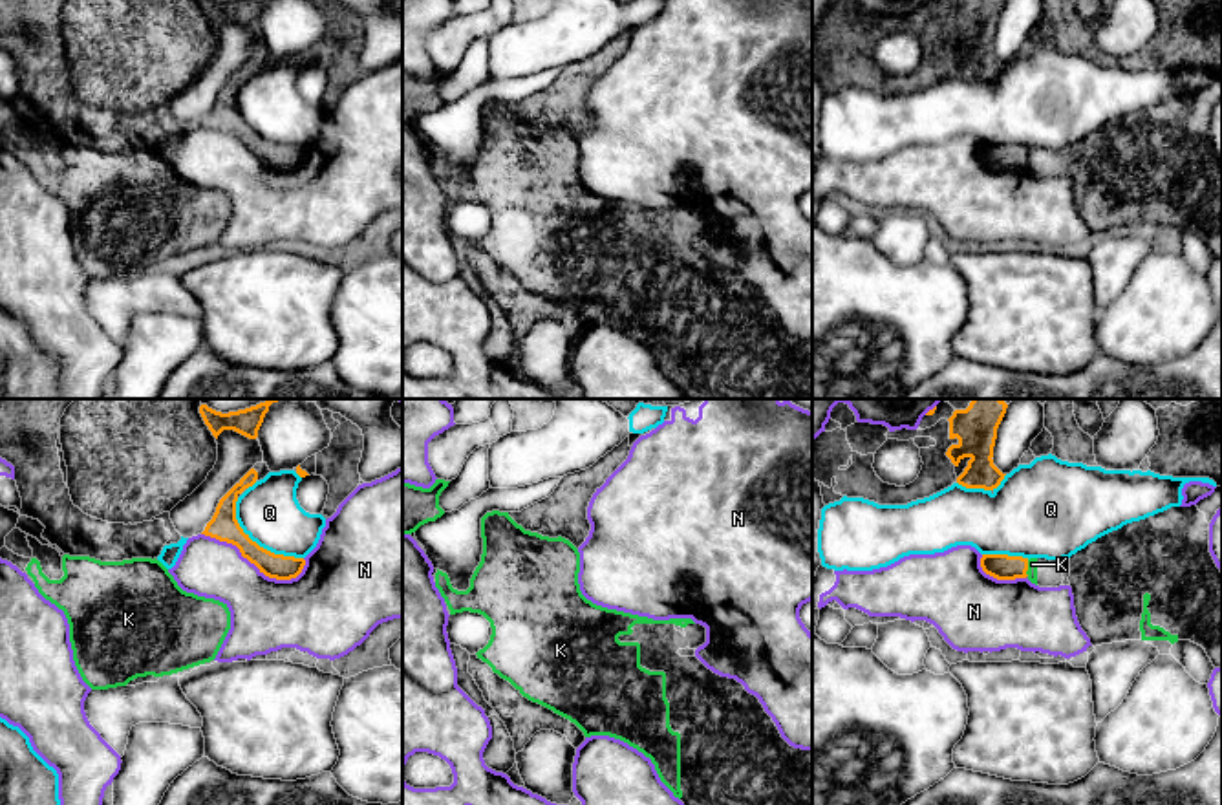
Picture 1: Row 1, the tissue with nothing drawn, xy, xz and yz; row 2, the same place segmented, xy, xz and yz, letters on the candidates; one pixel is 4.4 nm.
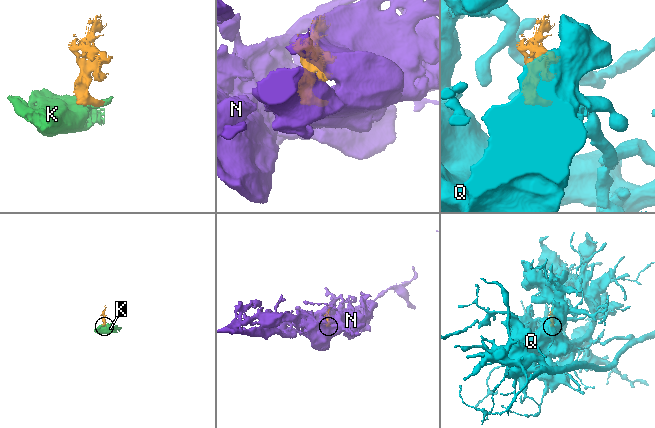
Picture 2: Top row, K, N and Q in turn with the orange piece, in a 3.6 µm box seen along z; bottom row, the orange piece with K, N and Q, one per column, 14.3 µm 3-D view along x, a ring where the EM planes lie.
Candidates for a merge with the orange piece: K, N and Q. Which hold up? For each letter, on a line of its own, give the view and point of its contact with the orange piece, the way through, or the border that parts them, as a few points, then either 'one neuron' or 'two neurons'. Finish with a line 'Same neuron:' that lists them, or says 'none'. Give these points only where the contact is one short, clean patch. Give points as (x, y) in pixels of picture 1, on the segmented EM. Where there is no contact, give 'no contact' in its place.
K: contact yz (1027, 568); border yz (1029, 560), (1027, 575); two neurons
N: contact xy (255, 564); two neurons
Q: contact xy (255, 542); two neurons
Same neuron: none

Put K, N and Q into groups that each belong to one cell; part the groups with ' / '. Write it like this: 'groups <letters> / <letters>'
groups K / N / Q

